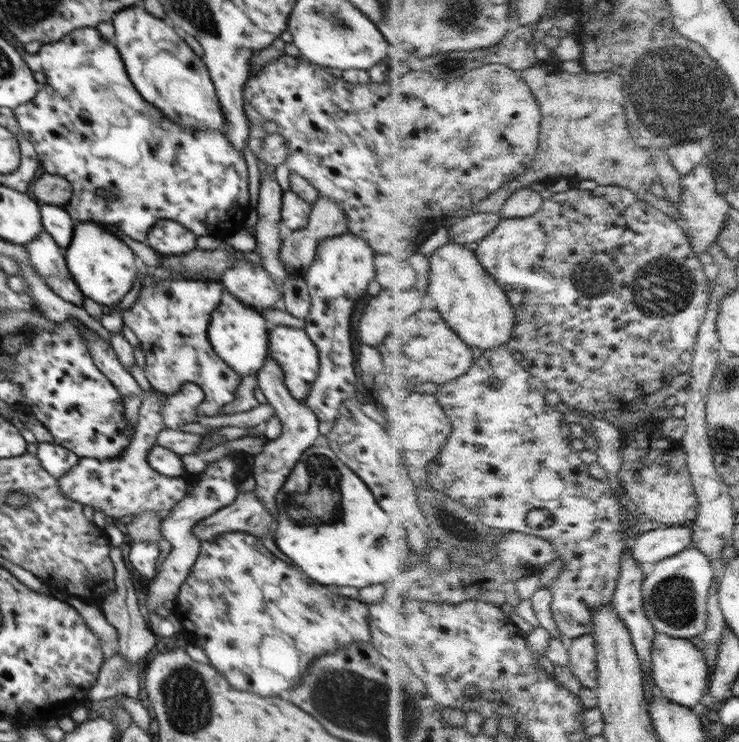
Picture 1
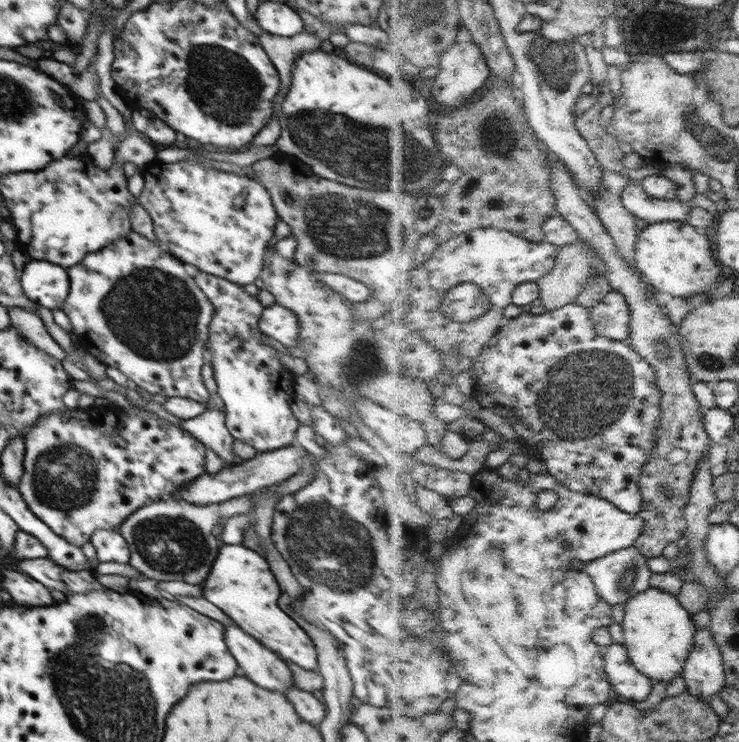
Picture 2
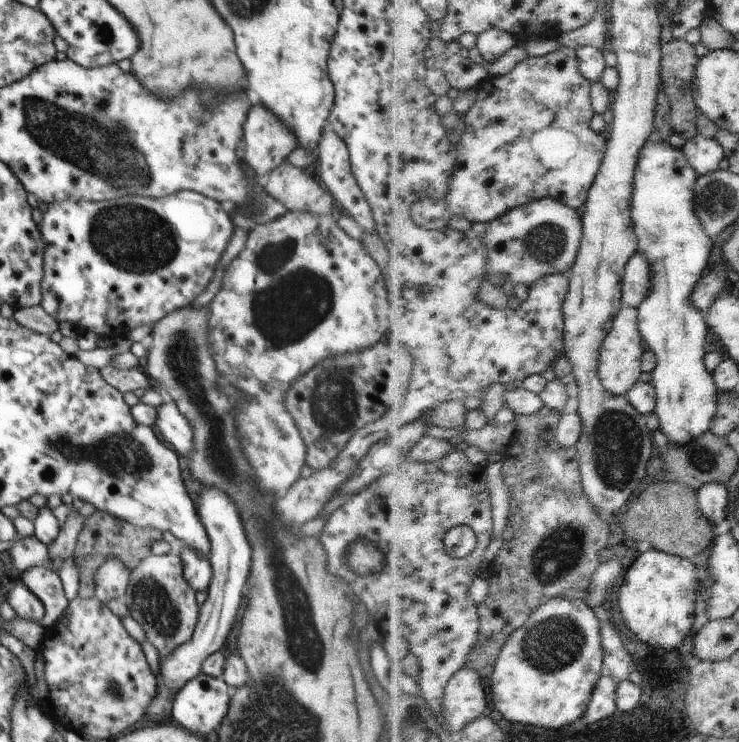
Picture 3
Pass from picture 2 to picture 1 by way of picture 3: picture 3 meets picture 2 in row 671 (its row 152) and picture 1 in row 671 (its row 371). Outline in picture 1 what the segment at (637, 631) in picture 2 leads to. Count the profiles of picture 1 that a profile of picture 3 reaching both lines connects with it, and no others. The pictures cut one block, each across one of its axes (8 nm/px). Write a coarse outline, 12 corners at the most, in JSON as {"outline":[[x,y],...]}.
{"outline":[[658,633],[658,688],[698,710],[707,699],[710,663],[686,638]]}

